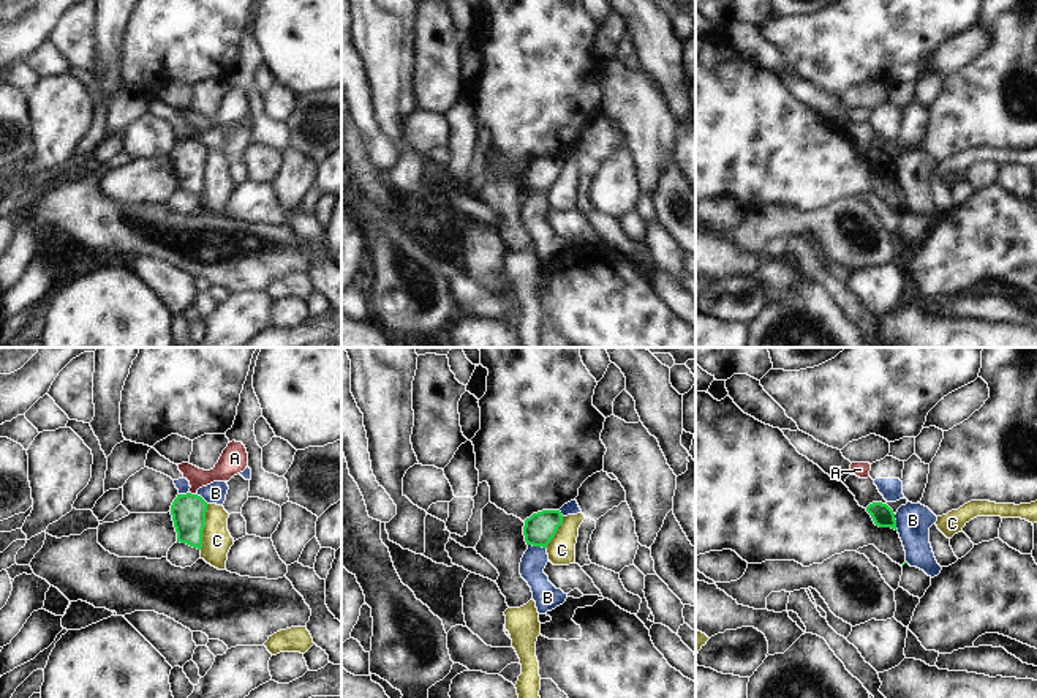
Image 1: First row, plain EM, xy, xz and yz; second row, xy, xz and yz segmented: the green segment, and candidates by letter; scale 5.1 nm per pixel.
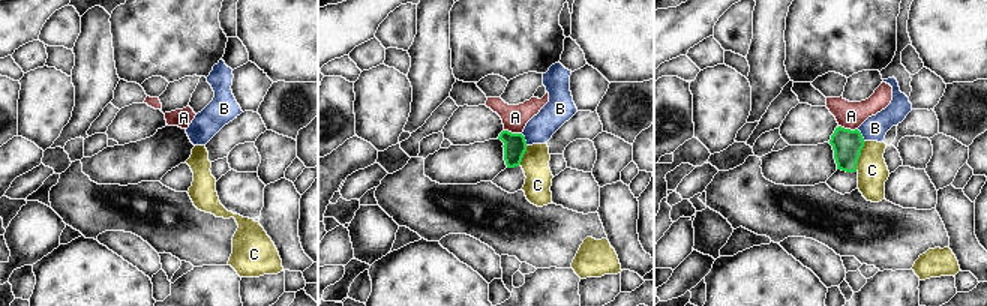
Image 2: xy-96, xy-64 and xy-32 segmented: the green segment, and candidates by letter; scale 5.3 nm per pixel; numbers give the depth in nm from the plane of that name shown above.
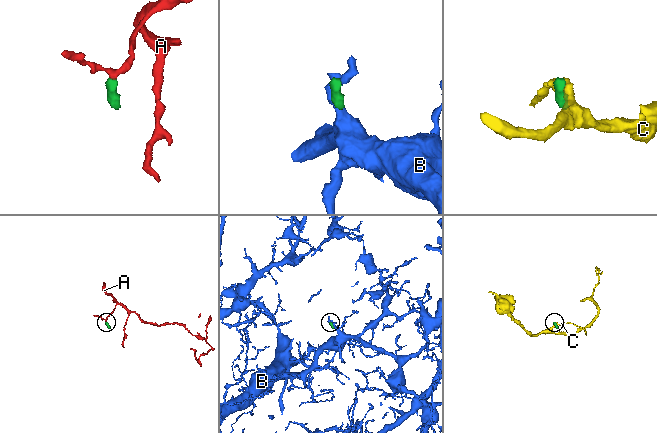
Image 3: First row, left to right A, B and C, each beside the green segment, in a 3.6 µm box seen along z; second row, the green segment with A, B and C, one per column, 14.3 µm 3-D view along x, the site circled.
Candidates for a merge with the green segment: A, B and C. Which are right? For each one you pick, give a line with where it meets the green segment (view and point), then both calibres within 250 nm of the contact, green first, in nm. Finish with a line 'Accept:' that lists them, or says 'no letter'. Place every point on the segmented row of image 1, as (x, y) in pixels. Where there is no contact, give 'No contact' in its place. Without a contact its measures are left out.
Accept: no letter.

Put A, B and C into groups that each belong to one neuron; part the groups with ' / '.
A / B / C

